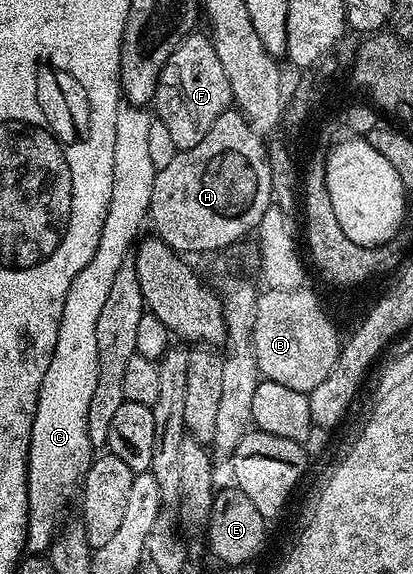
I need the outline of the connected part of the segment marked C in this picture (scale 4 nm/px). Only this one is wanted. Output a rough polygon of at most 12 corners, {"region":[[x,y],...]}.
{"region":[[123,109],[113,197],[69,285],[27,458],[27,542],[48,550],[93,458],[97,317],[151,214],[147,109]]}

